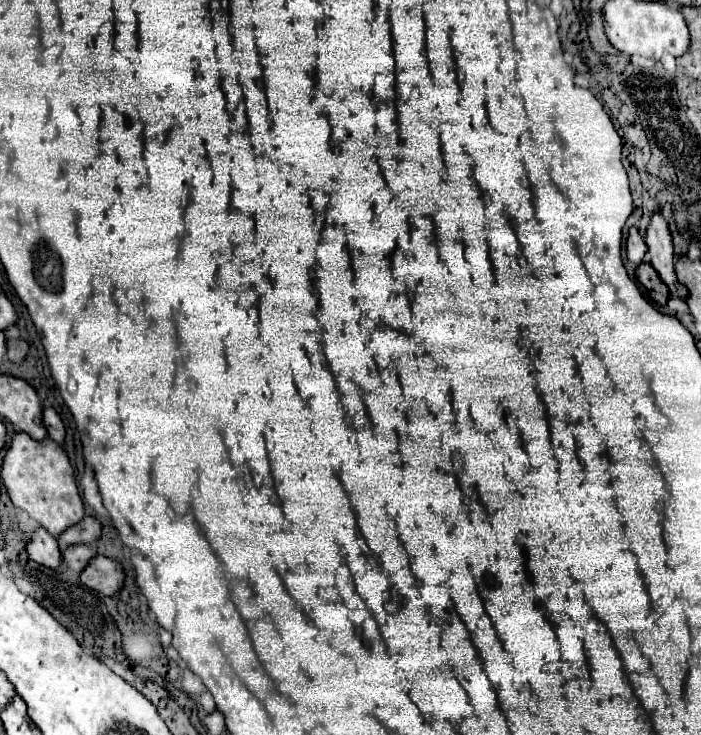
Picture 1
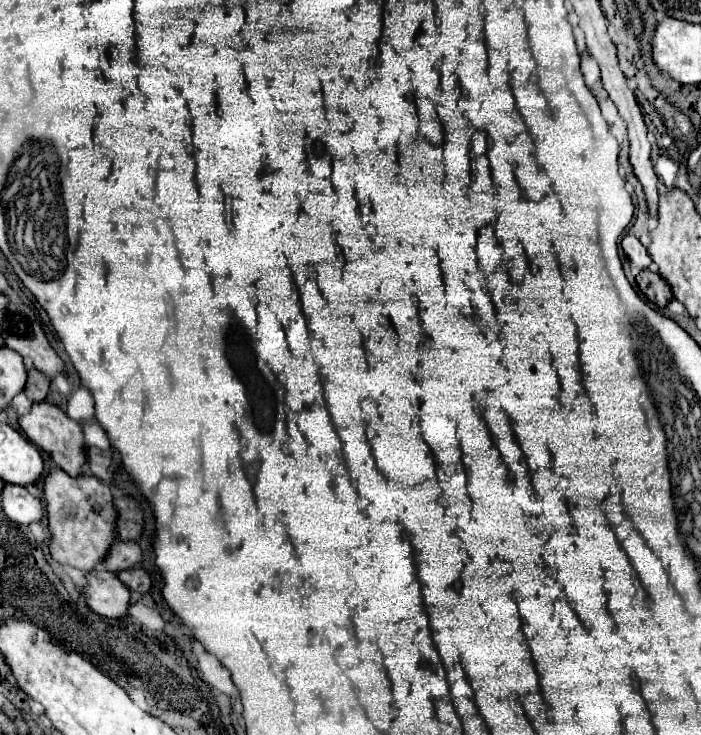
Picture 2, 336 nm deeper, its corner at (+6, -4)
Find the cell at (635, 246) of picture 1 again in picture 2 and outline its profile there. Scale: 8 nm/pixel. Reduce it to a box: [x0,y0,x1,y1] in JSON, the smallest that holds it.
[622,235,652,269]

